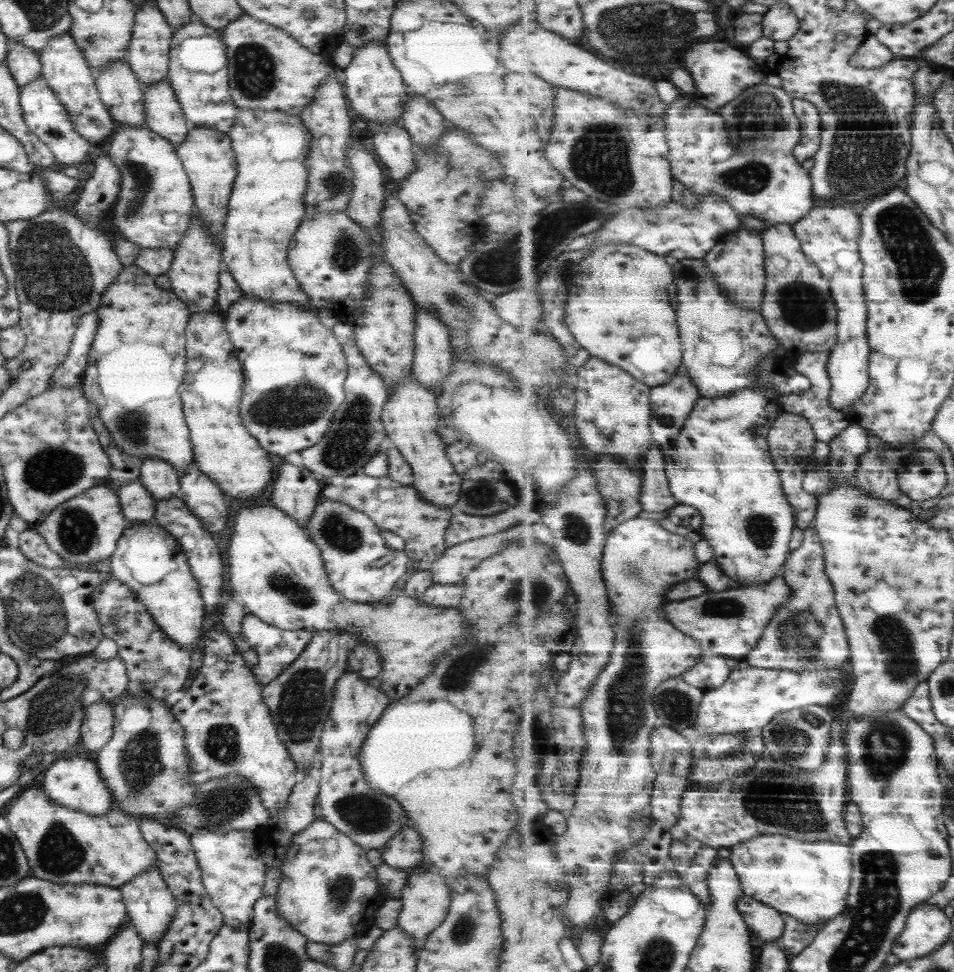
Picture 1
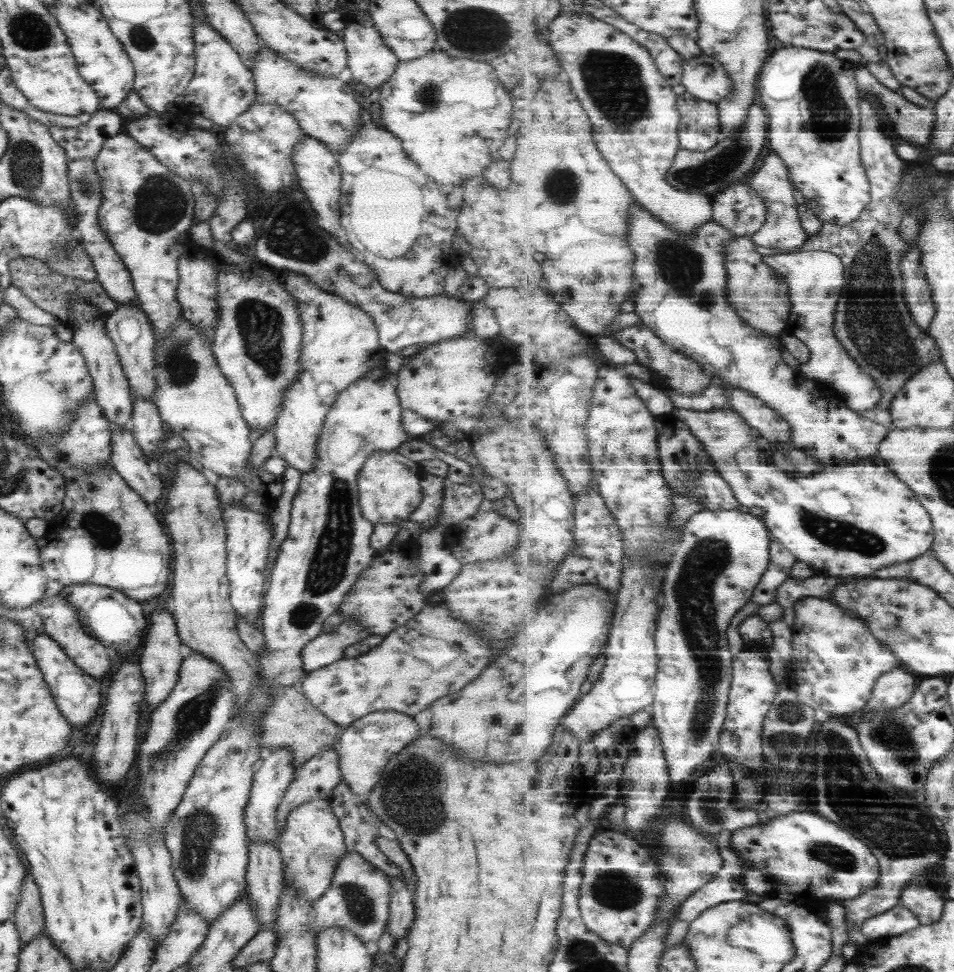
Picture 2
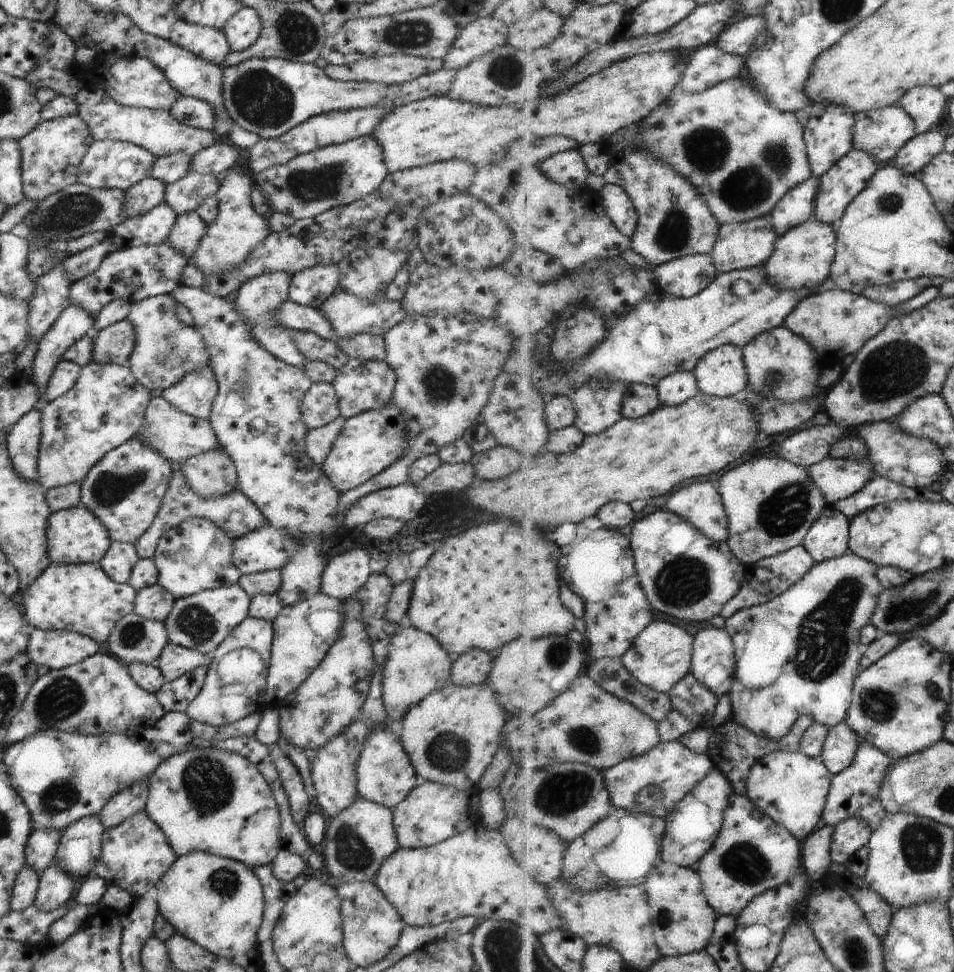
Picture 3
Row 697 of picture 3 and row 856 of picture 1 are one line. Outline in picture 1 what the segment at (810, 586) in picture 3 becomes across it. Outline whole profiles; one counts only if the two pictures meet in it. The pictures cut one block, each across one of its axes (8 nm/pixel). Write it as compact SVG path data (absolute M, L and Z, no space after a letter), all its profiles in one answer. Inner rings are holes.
M763 834L732 847L728 861L742 882L744 894L787 912L803 926L815 928L847 908L854 874L851 845Z

